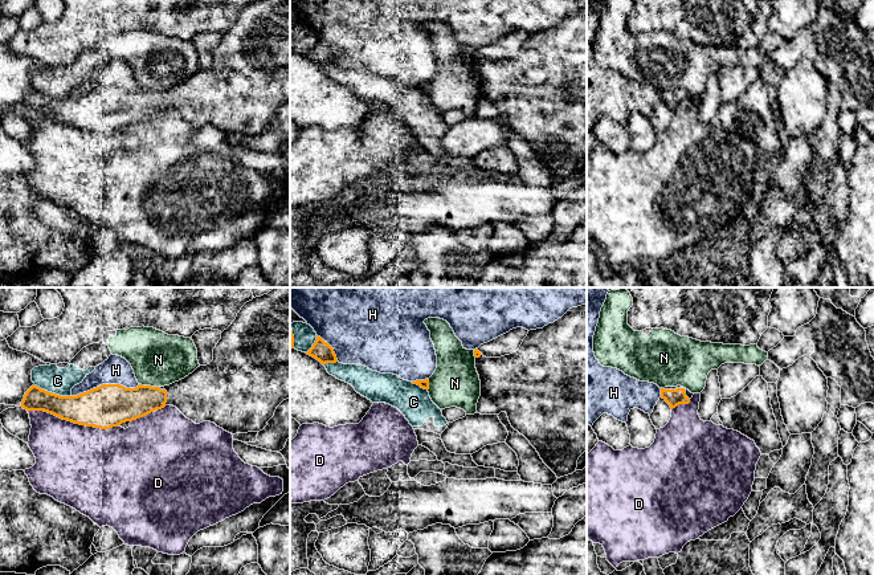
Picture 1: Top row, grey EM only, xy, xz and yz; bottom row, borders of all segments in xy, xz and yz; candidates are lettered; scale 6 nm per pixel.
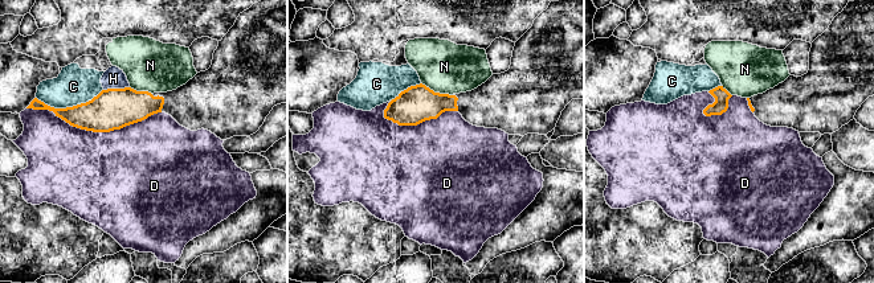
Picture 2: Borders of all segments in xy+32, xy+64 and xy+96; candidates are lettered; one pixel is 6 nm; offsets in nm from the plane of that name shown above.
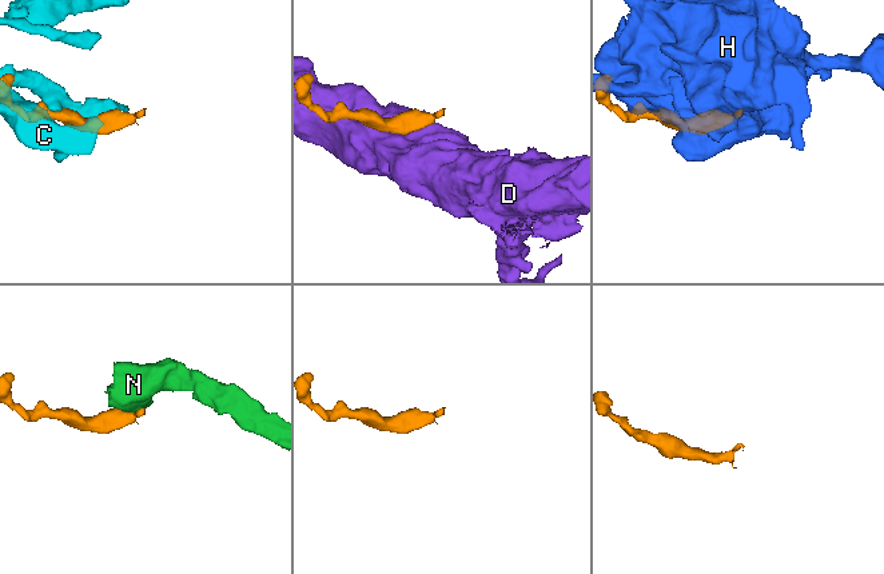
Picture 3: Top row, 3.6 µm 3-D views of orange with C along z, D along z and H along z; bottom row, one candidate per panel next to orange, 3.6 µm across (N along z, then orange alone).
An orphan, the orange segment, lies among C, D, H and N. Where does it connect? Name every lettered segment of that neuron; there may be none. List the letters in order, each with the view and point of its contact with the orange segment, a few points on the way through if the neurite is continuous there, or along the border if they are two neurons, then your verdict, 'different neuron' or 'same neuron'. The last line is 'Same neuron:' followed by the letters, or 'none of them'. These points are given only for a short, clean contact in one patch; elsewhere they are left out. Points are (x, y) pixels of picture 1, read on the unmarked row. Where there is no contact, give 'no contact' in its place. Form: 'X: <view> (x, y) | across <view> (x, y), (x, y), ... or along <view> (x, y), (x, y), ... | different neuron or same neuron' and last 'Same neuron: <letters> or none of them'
C: xy (53, 97) | different neuron
D: xy (73, 125) | different neuron
H: xy (105, 88) | different neuron
N: xy (148, 89) | along xy (139, 86), (158, 90) | different neuron
Same neuron: none of them

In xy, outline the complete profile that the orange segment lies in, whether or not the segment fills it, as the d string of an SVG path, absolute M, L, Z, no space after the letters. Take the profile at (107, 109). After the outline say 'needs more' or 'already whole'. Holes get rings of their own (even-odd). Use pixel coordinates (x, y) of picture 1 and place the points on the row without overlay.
M253 0L221 36L213 64L179 85L164 90L139 87L136 91L102 87L77 99L60 99L32 89L20 110L44 114L74 127L110 132L173 109L195 127L211 125L236 138L262 134L286 102L290 102L290 0Z; needs more

